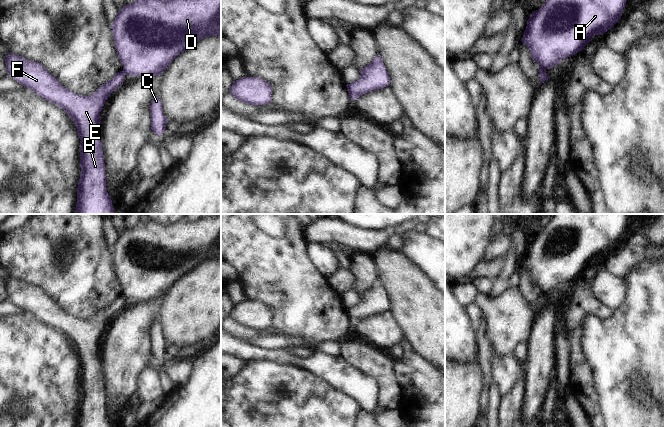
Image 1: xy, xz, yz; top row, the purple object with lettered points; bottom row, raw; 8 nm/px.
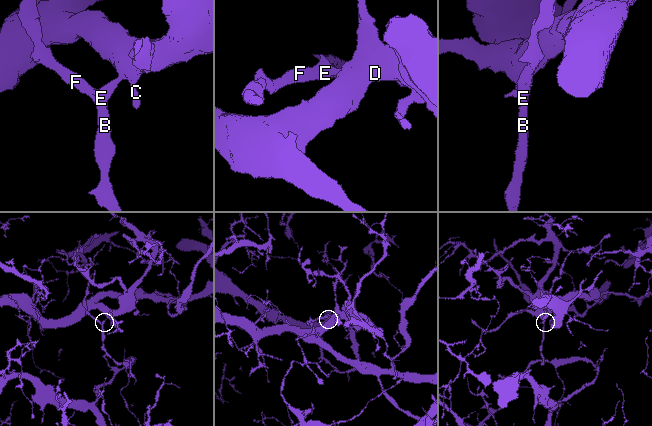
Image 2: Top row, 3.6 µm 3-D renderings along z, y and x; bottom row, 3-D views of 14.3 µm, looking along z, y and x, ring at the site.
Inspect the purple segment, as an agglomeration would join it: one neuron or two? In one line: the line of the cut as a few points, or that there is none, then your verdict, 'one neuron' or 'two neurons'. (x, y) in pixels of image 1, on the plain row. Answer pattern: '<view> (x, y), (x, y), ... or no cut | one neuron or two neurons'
yz (539, 294), (547, 300) | two neurons

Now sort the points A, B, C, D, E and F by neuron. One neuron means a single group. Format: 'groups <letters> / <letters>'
groups A C D / B E F

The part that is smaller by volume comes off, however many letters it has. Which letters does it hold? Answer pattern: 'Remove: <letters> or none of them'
Remove: B, E, F

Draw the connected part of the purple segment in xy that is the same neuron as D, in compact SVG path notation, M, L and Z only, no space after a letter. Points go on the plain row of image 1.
M221 214L214 218L205 218L194 223L185 222L183 219L168 225L163 225L153 220L142 224L138 222L133 228L125 228L118 235L111 249L114 269L118 281L127 299L158 300L180 278L207 260L221 261Z

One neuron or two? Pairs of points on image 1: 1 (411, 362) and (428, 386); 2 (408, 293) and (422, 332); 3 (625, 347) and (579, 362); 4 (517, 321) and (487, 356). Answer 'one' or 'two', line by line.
1: one
2: one
3: two
4: two

